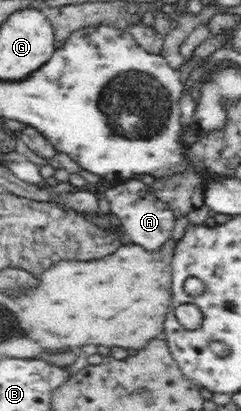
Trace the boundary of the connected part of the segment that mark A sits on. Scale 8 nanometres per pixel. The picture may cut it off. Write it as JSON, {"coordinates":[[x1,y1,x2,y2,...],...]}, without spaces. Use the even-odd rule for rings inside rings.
{"coordinates":[[132,178,125,180,124,183,121,182,116,187,110,187,106,189,104,197,109,202,111,212,120,219,121,230,131,243,150,252,155,252,172,238,172,230,176,223,173,211,167,203,160,201,151,193,142,179]]}

